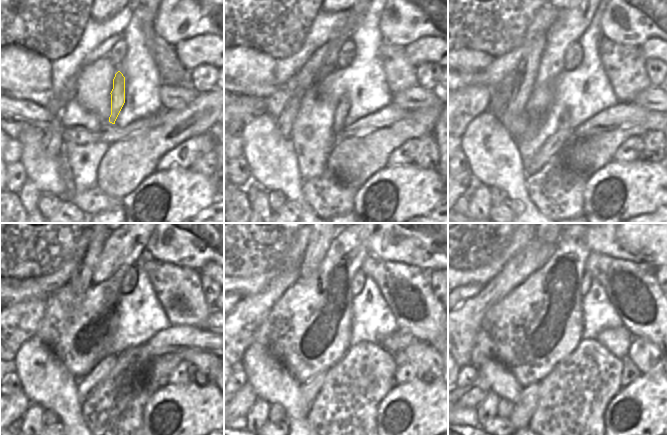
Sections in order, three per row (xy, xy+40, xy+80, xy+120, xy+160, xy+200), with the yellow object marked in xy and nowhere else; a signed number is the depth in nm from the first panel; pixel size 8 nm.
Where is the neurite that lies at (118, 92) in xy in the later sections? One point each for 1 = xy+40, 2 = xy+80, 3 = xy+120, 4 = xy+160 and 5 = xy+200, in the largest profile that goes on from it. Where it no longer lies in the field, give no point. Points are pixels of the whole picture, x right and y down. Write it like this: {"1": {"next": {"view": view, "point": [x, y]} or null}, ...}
{"1": {"next": {"view": "xy+40", "point": [342, 106]}}, "2": {"next": {"view": "xy+80", "point": [553, 146]}}, "3": {"next": {"view": "xy+120", "point": [86, 386]}}, "4": {"next": {"view": "xy+160", "point": [309, 390]}}, "5": {"next": {"view": "xy+200", "point": [523, 410]}}}

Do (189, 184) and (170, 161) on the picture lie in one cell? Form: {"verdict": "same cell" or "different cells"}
{"verdict": "different cells"}

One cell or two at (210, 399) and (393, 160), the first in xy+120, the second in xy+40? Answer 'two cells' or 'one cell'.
two cells

